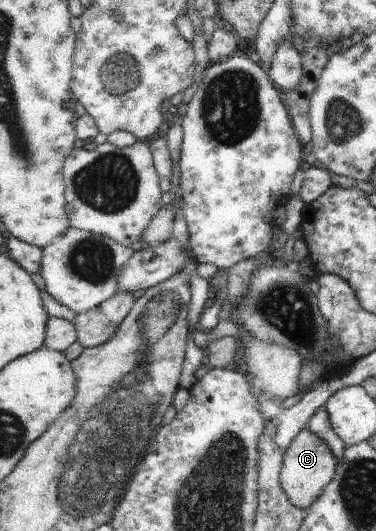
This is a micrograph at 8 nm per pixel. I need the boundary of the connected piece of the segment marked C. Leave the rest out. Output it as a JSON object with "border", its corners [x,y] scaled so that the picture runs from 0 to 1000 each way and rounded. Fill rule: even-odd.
{"border":[[[814,806],[777,825],[750,857],[739,893],[742,915],[758,928],[769,949],[811,964],[854,930],[859,917],[886,900],[894,870],[894,863],[867,836]]]}

